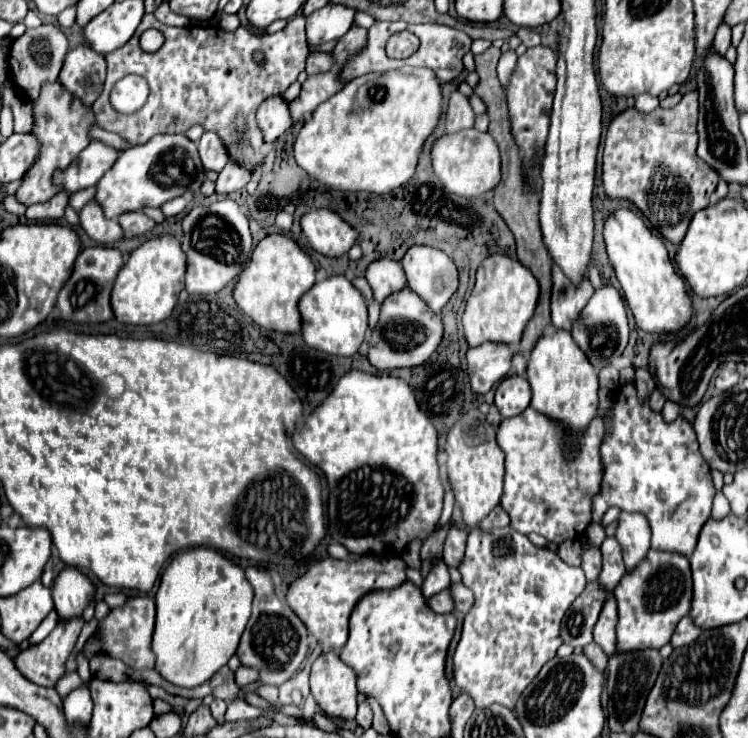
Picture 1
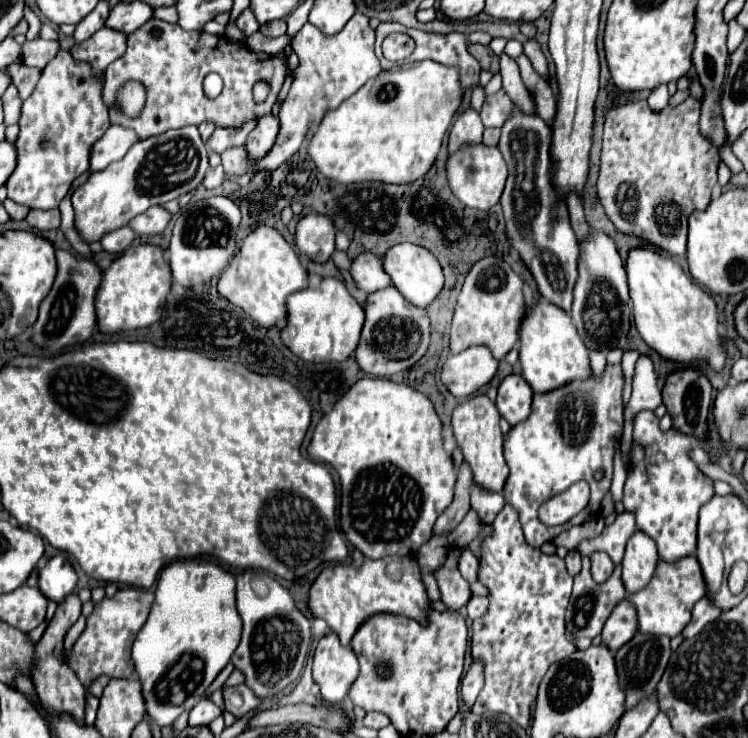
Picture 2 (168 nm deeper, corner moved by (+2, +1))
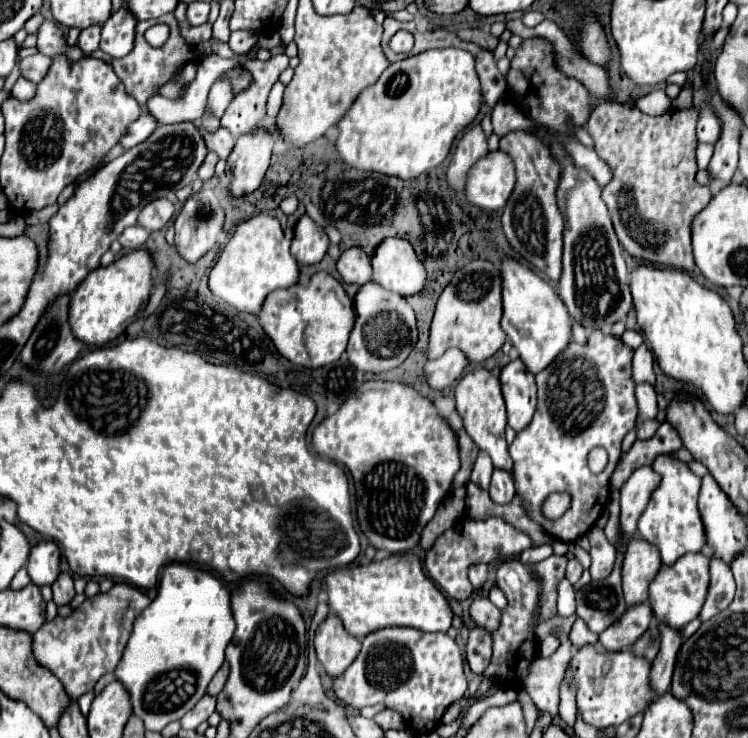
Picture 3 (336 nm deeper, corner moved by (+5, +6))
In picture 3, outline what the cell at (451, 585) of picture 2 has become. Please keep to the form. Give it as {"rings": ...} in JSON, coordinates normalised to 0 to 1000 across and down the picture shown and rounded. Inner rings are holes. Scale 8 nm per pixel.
{"rings":[[[618,701],[604,717],[594,720],[580,733],[580,738],[570,747],[567,768],[575,779],[575,785],[583,787],[591,801],[596,801],[610,814],[623,814],[634,804],[634,795],[626,787],[626,768],[628,766],[658,763],[658,760],[679,760],[679,757],[695,755],[695,749],[709,744],[709,741],[714,741],[711,730],[668,701],[655,701],[647,706]]]}

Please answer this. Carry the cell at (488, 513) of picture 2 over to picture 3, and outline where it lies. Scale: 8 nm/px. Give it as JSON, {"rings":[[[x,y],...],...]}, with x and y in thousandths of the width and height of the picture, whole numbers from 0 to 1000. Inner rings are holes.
{"rings":[[[642,611],[642,614],[639,614],[639,622],[636,622],[636,627],[634,627],[634,636],[631,636],[631,652],[634,652],[636,657],[642,657],[644,663],[652,663],[658,638],[660,638],[658,622],[655,622],[647,611]]]}

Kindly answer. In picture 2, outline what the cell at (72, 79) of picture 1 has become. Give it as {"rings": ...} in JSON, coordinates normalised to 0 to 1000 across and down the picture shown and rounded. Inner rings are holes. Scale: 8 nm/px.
{"rings":[[[146,38],[130,41],[119,54],[111,54],[95,65],[95,76],[106,84],[116,84],[124,100],[138,100],[140,92],[164,76],[170,49],[162,43],[146,43]]]}

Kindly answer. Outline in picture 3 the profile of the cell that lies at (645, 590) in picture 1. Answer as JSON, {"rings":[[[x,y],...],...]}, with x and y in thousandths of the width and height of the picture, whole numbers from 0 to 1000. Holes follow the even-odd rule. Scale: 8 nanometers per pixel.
{"rings":[[[920,749],[901,763],[901,768],[885,766],[882,776],[869,793],[869,820],[877,833],[877,839],[896,844],[896,850],[914,850],[925,839],[936,833],[936,825],[944,814],[947,793],[949,793],[949,776],[947,776],[949,757],[939,749]]]}

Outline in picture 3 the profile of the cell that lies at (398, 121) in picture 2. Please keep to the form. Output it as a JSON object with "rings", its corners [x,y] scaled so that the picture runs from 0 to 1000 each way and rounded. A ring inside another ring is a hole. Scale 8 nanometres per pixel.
{"rings":[[[575,66],[559,75],[551,75],[540,83],[524,85],[508,107],[489,118],[484,129],[476,134],[473,145],[463,153],[463,159],[452,167],[455,183],[449,188],[449,202],[457,215],[489,232],[505,232],[516,237],[527,237],[535,243],[553,243],[580,226],[586,226],[602,207],[607,188],[639,159],[639,150],[647,140],[642,107],[634,91],[631,72],[620,66]]]}

